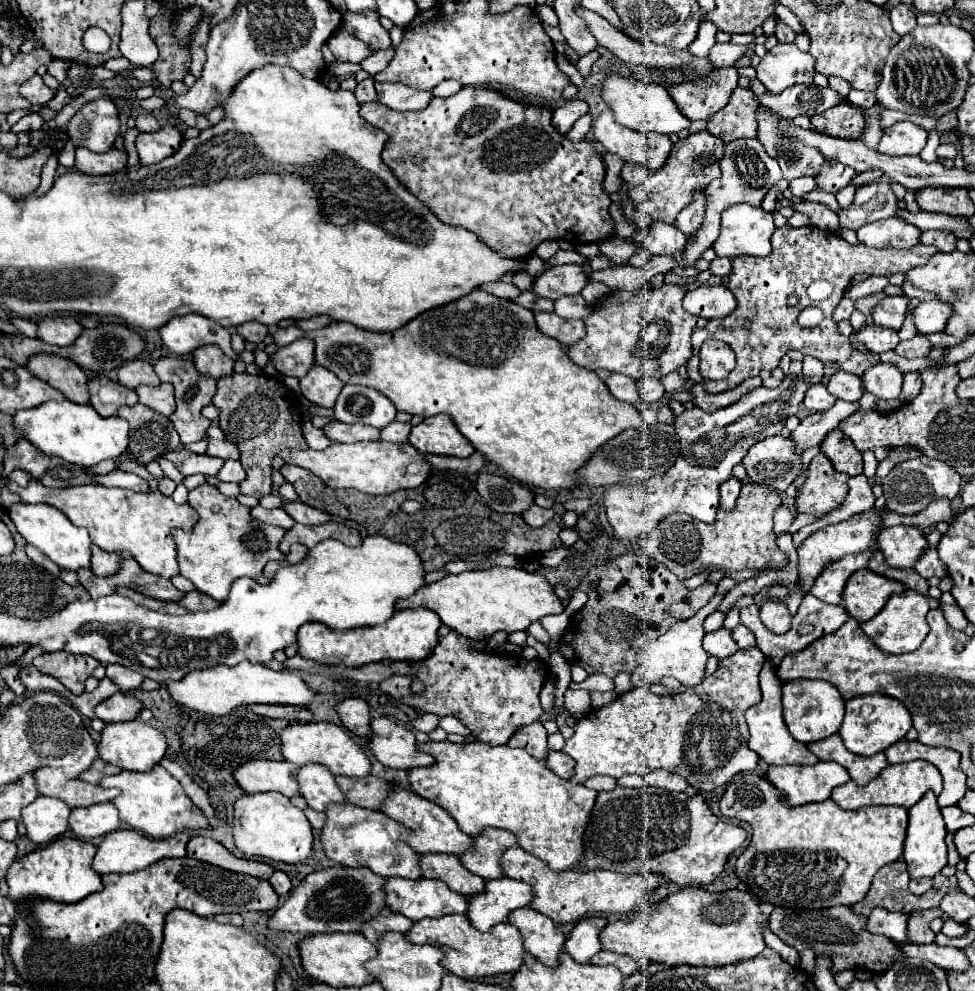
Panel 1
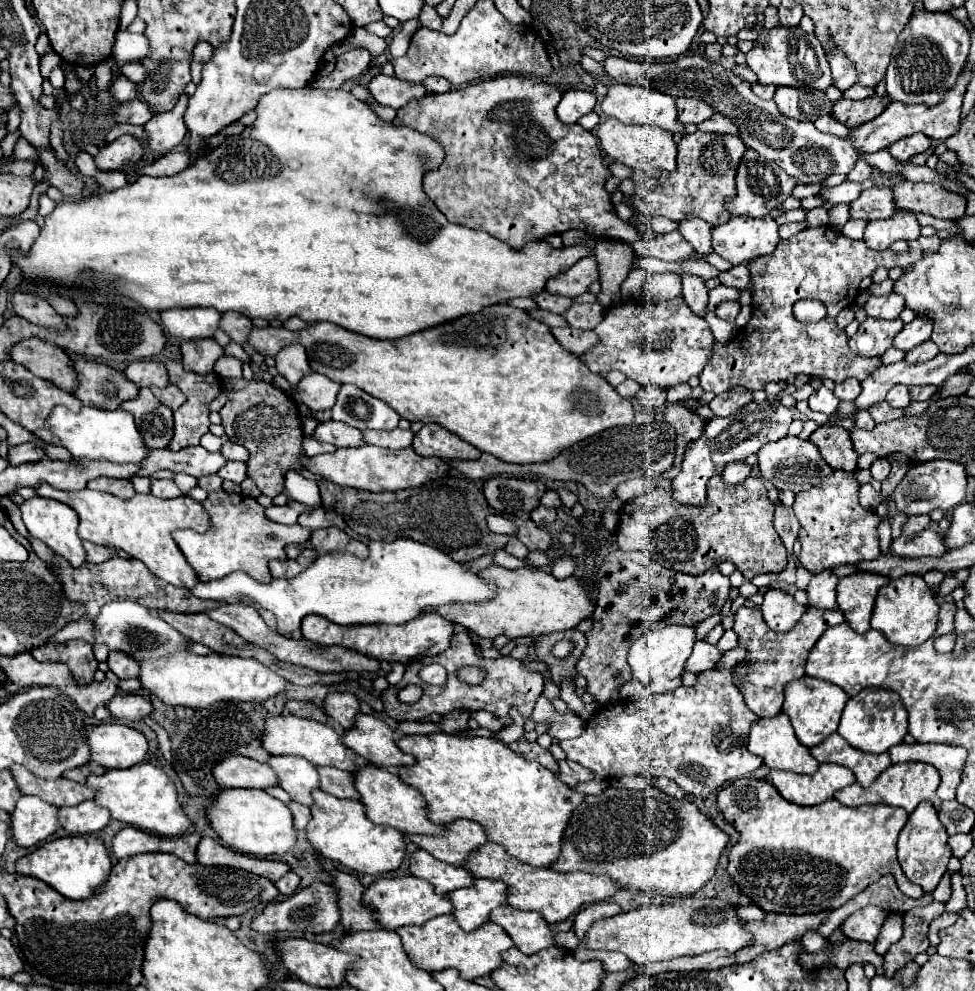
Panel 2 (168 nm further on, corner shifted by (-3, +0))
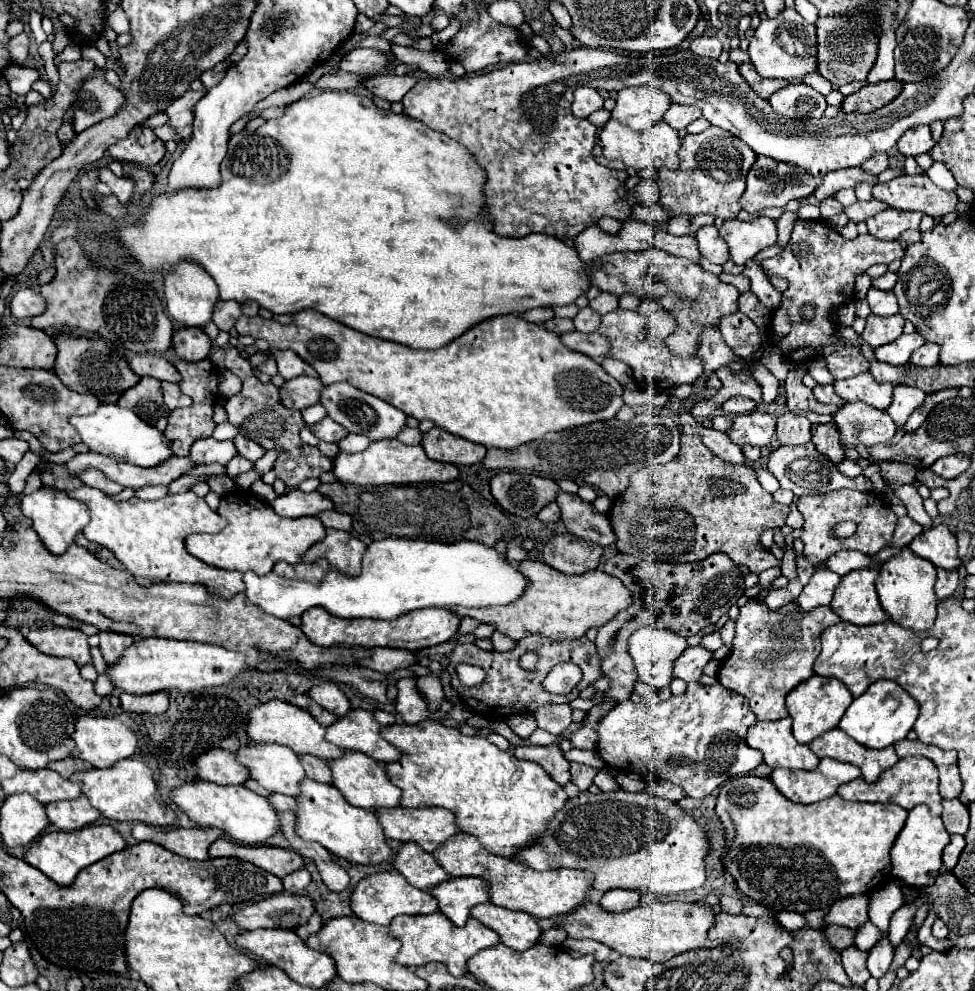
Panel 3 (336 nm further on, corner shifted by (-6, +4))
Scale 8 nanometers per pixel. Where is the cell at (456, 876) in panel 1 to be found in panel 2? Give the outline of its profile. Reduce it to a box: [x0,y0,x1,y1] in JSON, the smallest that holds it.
[409,850,475,894]

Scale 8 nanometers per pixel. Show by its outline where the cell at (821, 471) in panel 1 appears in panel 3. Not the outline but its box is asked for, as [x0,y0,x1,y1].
[796,490,898,566]

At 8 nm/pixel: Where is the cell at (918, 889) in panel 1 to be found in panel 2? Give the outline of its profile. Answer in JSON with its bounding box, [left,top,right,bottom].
[717,778,923,914]

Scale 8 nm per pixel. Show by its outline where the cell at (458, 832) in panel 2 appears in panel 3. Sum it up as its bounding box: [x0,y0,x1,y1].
[376,808,458,852]

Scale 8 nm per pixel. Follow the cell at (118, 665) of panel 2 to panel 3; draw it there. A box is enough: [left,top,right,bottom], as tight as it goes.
[100,632,134,664]

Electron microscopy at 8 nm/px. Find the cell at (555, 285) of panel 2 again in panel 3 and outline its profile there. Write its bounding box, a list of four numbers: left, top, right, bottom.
[590,248,740,358]

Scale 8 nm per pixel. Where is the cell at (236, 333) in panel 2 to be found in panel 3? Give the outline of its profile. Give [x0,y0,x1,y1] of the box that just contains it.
[212,300,240,330]

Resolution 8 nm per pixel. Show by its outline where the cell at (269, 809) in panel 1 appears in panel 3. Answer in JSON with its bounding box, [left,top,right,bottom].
[172,780,280,844]

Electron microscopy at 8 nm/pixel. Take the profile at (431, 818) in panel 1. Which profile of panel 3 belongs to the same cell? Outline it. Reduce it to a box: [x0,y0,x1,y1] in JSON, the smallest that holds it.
[326,750,402,810]

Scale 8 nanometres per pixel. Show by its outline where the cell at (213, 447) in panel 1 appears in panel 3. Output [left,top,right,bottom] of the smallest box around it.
[234,434,266,462]

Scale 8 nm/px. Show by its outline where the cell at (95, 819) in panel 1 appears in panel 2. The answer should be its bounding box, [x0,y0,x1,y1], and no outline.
[59,800,111,834]

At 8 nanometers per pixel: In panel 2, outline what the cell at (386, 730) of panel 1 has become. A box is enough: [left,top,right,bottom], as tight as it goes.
[343,714,417,768]

